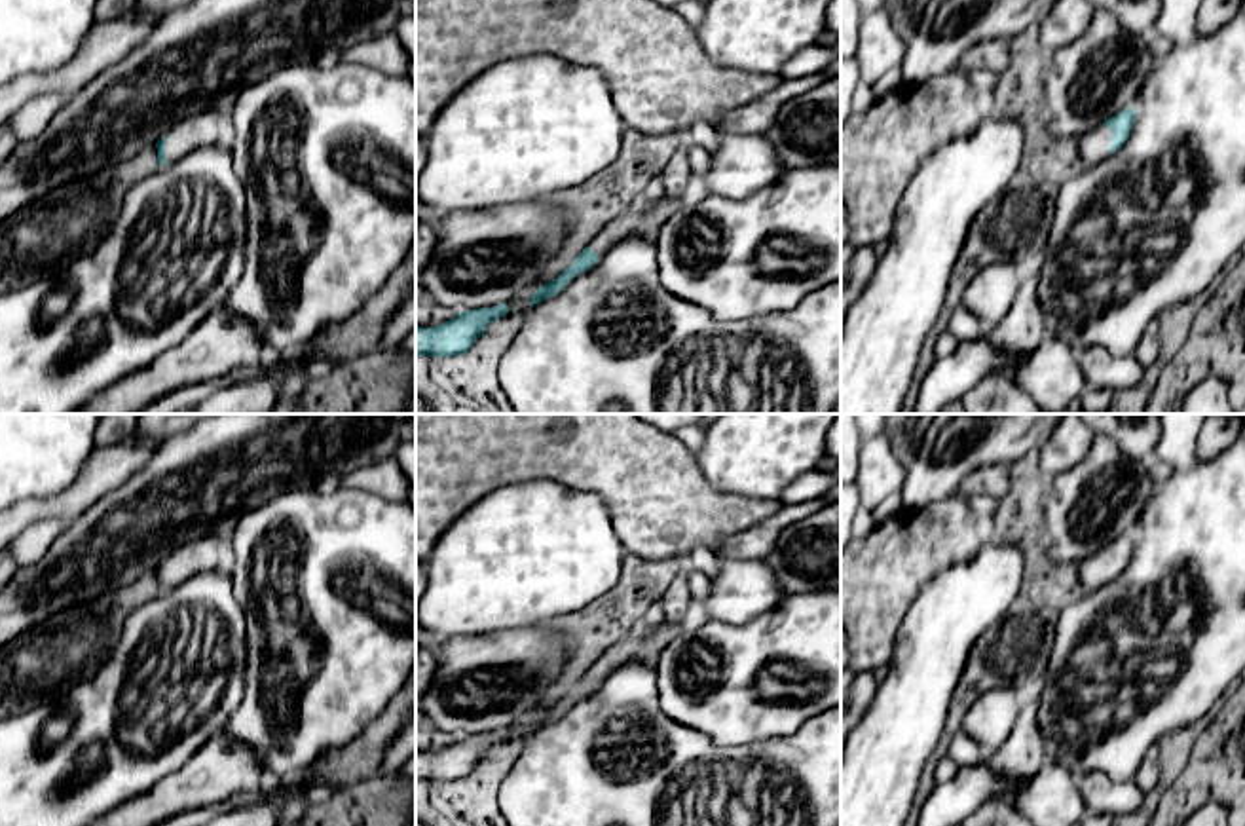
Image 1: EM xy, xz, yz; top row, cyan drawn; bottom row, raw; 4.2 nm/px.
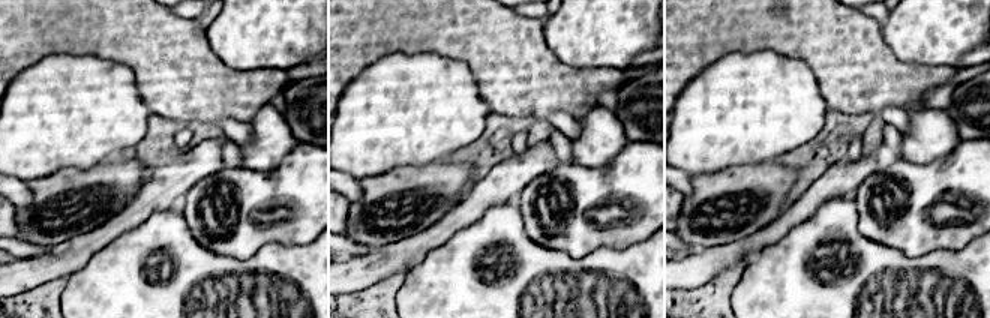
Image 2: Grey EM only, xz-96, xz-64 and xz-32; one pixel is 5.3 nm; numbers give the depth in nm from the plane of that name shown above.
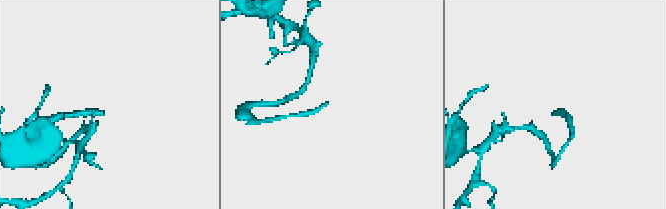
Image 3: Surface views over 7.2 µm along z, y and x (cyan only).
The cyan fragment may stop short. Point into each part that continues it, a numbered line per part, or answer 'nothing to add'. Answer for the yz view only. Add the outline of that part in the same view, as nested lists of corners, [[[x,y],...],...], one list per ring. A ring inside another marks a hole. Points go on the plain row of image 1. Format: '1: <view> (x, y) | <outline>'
1: yz (1094, 572) | [[[1099,551],[1078,564],[1080,579],[1086,591],[1095,591],[1110,579],[1108,577],[1112,568],[1110,562],[1112,562],[1112,554]]]

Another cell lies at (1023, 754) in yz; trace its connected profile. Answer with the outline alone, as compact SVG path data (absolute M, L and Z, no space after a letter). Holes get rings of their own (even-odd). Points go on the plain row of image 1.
M1031 703L1019 710L1010 737L991 758L998 775L1025 784L1044 767L1048 756L1046 739L1038 722L1040 703Z

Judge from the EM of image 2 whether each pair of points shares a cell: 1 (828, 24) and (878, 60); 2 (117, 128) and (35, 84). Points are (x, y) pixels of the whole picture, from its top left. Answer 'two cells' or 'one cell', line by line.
1: one cell
2: one cell

